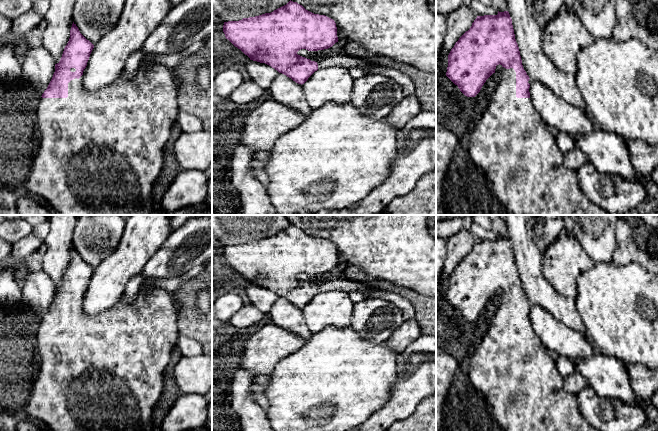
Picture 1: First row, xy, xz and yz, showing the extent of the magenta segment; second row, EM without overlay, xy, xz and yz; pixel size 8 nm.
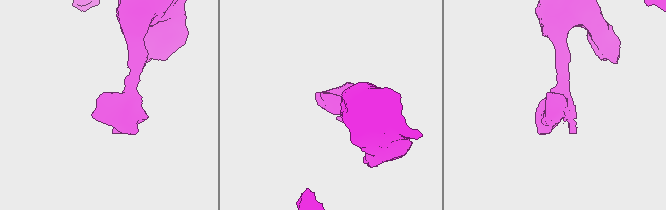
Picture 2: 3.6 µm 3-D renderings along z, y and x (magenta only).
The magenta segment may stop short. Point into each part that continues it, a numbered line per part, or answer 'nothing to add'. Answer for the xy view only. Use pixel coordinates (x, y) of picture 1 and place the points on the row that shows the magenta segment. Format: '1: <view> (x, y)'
1: xy (99, 153)

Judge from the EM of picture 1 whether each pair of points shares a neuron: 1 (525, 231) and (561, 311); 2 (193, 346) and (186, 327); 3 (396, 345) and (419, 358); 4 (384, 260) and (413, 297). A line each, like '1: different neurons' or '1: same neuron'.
1: same neuron
2: different neurons
3: different neurons
4: different neurons

